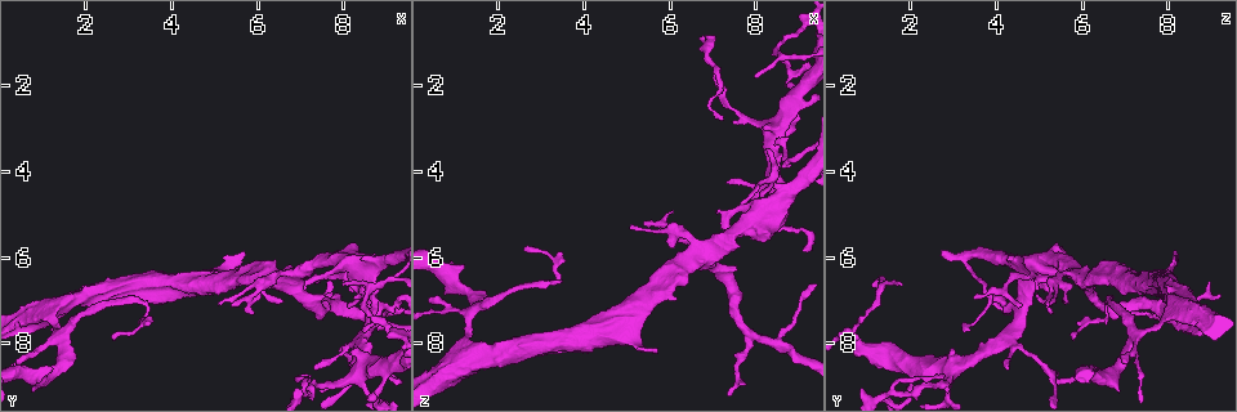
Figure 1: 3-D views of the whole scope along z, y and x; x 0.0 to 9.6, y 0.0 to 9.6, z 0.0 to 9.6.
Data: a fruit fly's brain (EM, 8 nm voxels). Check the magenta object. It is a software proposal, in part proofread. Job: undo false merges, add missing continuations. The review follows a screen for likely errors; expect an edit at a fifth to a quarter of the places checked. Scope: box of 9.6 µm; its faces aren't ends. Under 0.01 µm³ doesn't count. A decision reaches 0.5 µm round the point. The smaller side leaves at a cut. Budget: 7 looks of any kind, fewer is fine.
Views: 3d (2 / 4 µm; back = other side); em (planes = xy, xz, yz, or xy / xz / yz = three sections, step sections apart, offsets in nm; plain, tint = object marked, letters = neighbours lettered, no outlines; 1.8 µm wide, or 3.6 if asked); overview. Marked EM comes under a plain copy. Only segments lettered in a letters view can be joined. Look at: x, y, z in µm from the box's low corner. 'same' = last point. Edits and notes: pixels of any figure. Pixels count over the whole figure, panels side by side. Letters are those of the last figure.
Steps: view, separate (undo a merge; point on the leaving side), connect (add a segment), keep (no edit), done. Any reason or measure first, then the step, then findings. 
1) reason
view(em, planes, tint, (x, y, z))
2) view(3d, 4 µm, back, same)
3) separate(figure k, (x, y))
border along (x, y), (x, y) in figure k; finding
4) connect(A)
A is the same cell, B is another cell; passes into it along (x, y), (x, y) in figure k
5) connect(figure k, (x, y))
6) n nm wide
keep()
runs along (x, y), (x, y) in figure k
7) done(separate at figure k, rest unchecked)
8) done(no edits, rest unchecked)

looks like a crossing
view(3d, 4 µm, (8.45, 8.55, 2.95))

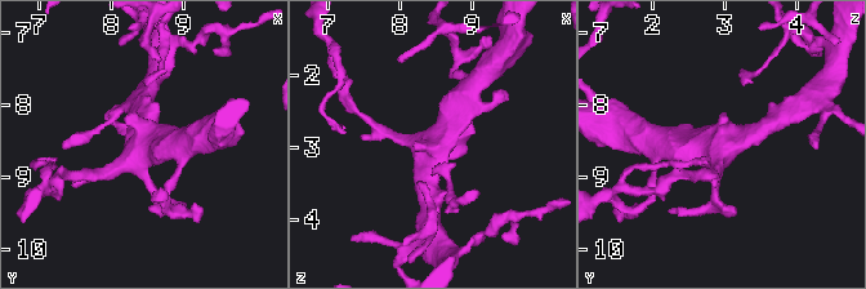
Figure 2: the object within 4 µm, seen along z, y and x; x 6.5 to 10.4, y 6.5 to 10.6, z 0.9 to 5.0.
4 arms; shape alone is not enough
view(em, xy, step 8, tint, (8.40, 8.55, 2.85))

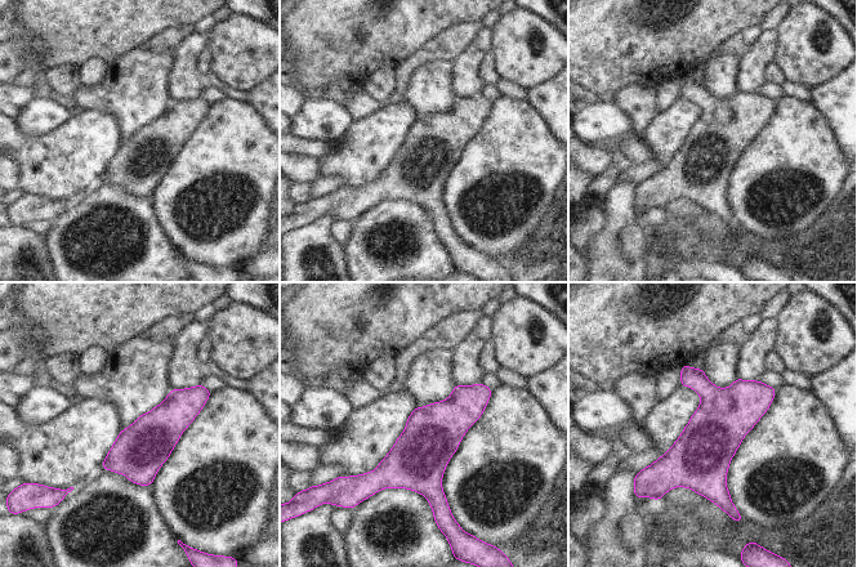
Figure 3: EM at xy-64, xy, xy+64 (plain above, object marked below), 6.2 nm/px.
view(em, planes, letters, same)

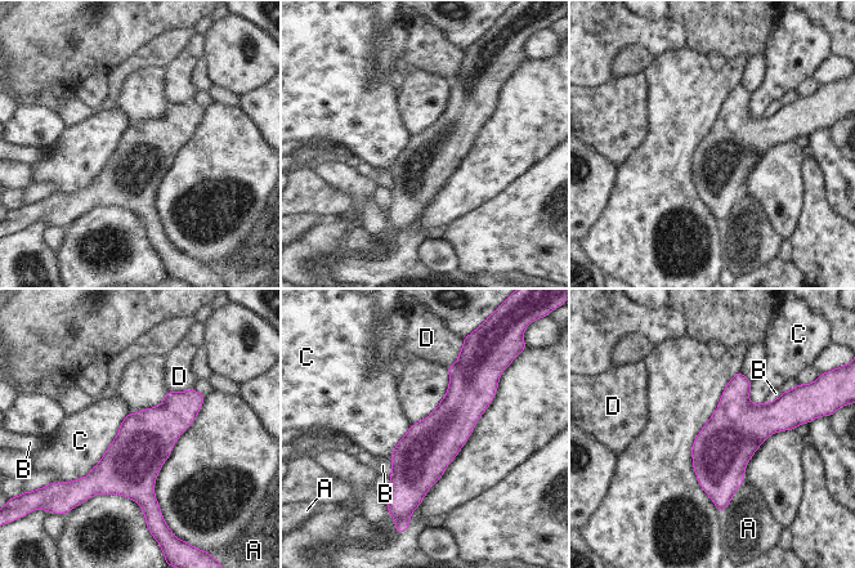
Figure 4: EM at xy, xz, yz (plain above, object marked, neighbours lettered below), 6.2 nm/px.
keep()
A, B, C and D are other cells; one neuron here

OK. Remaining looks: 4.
sudden change in width
view(3d, 4 µm, (8.60, 7.60, 4.45))

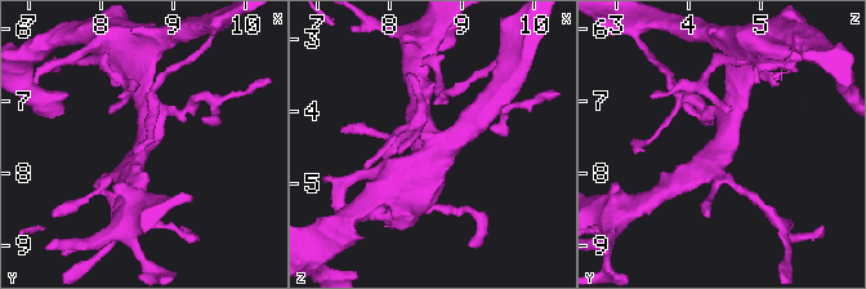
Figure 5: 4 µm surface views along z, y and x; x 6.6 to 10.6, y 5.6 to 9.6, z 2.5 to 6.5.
4 arms
view(em, planes, letters, (8.55, 7.65, 4.45))

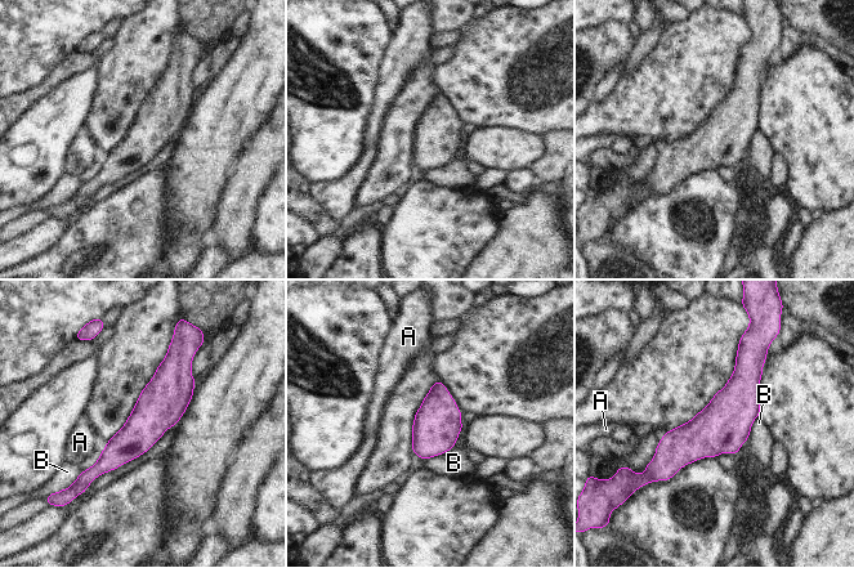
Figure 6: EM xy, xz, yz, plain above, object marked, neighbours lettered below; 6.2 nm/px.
keep()
A and B are other cells; runs along (182, 358), (152, 416), (88, 478) in figure 6; one neuron here

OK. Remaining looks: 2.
thin end
view(em, planes, letters, (7.10, 8.90, 1.70))

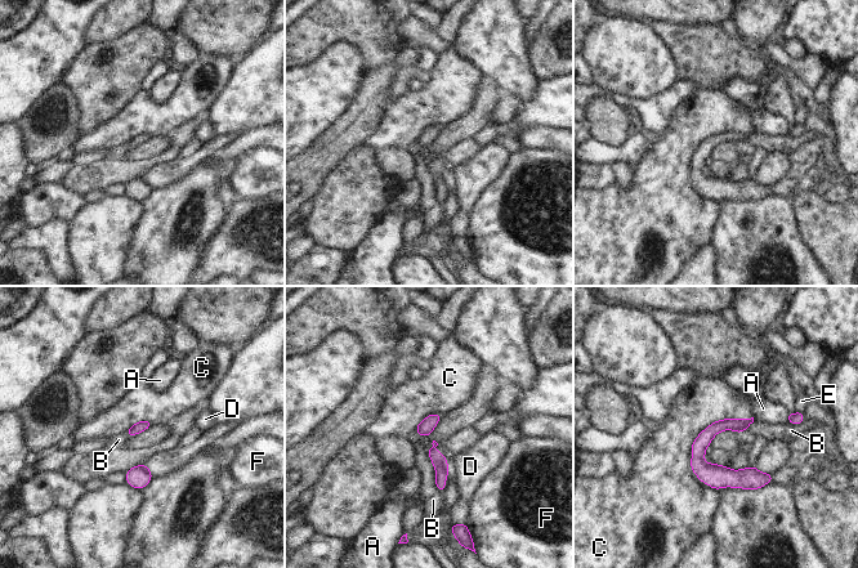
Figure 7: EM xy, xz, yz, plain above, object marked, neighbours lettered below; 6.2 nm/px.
keep()
A, B, C, D, E and F are other cells; border along (751, 416), (693, 441), (702, 483) in figure 7; none of them fits

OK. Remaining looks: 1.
done(no edits, rest unchecked)

